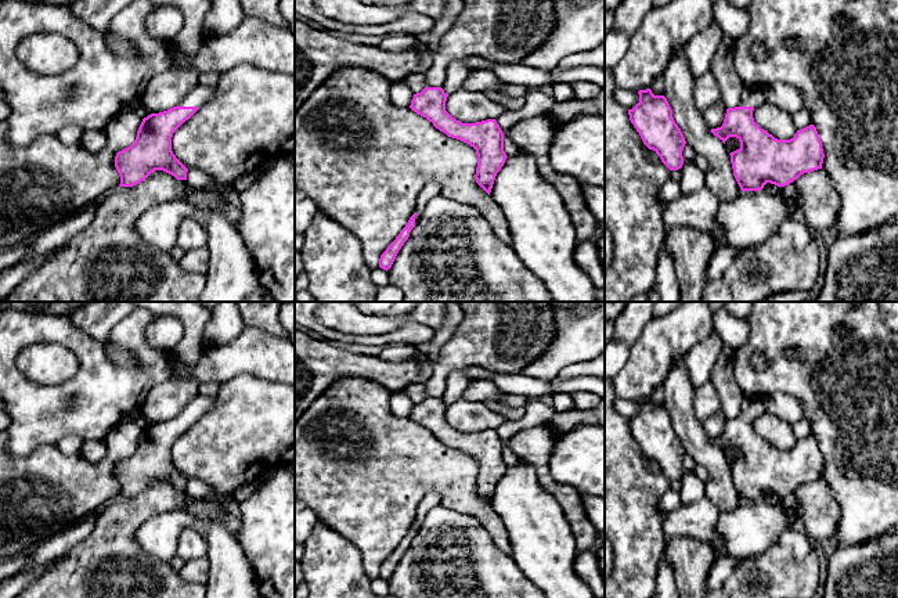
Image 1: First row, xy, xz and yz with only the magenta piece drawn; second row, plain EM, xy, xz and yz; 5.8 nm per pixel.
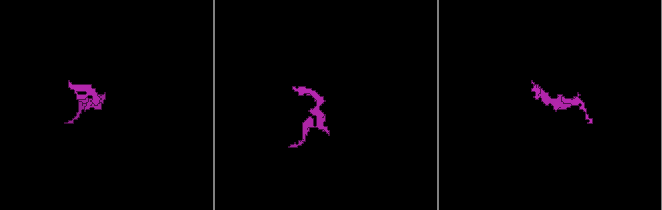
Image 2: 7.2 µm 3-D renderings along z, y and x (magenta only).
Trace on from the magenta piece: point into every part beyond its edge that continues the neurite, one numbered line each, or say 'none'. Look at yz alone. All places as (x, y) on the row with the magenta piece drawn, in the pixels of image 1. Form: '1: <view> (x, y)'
1: yz (753, 97)

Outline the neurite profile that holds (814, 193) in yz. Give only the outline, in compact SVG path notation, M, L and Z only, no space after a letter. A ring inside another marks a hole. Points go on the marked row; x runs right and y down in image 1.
M818 169L804 173L785 187L767 183L764 190L787 201L794 201L812 234L834 226L840 198L826 170Z

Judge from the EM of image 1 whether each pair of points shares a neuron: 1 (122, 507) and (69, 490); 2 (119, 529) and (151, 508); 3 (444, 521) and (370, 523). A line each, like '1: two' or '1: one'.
1: two
2: one
3: two

